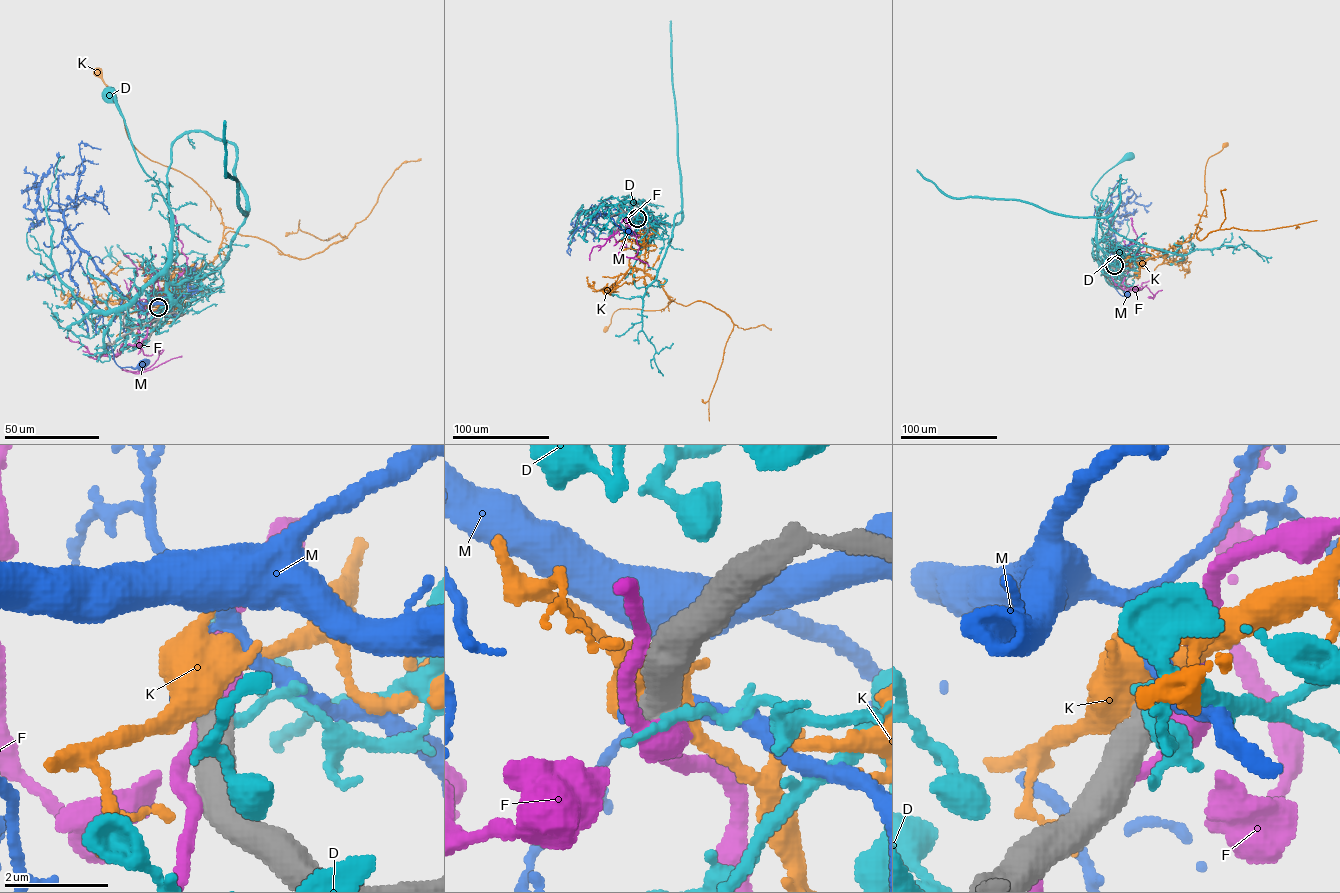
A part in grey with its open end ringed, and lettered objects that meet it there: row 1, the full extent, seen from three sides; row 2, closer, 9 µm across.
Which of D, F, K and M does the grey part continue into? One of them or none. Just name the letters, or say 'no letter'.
no letter

